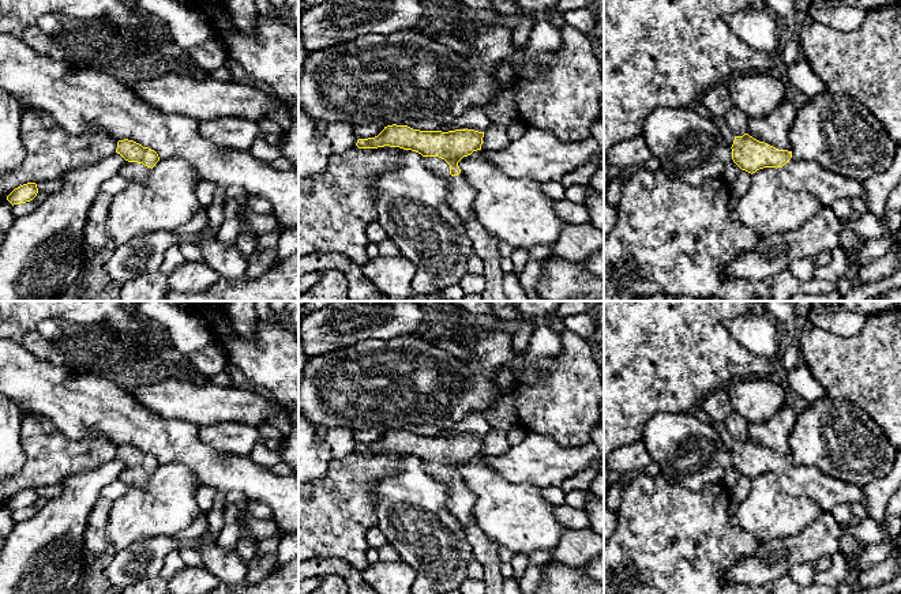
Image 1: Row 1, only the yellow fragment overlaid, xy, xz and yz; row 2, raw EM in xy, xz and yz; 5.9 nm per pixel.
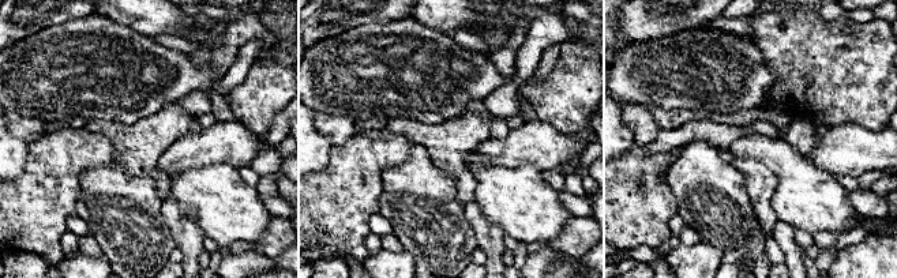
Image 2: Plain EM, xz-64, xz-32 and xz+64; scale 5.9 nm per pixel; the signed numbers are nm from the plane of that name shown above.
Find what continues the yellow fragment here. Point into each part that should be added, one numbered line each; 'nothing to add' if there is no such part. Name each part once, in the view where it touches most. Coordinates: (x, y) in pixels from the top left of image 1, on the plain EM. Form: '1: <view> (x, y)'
1: xz (461, 499)

